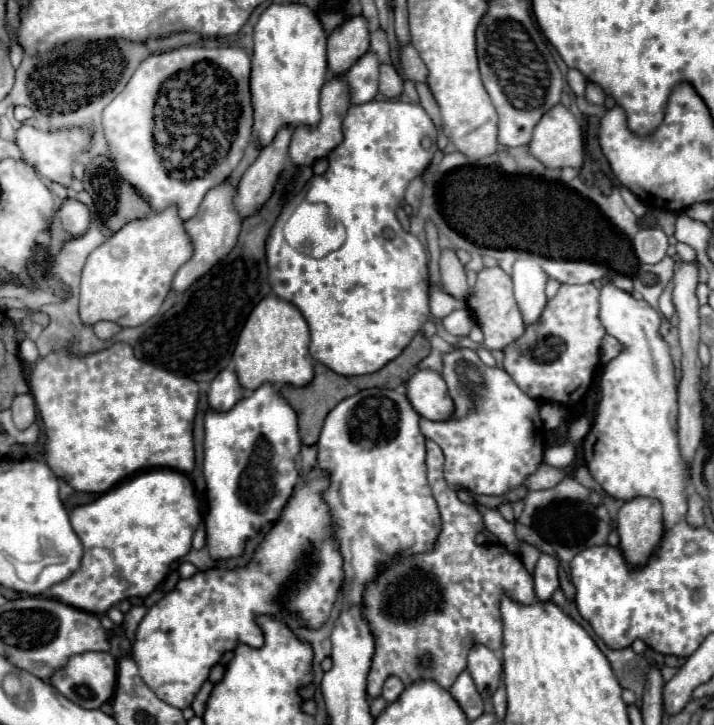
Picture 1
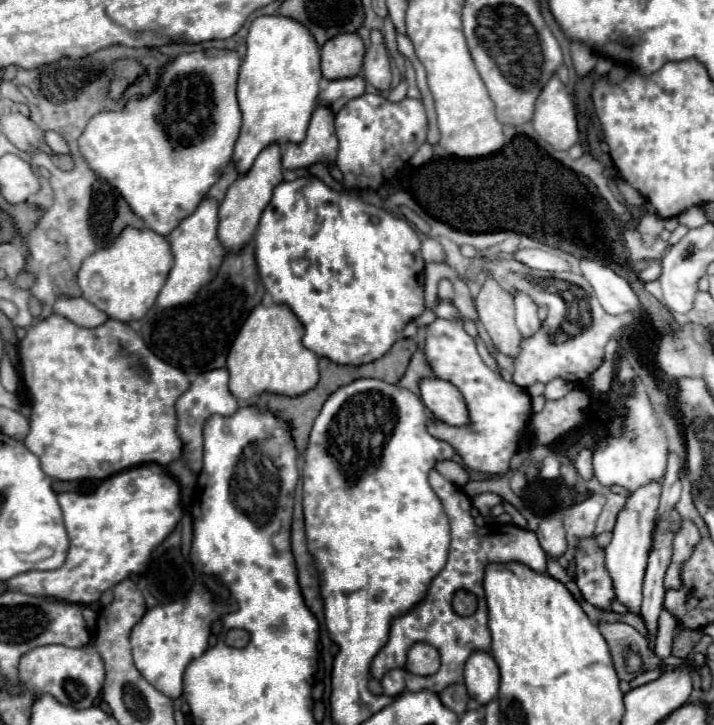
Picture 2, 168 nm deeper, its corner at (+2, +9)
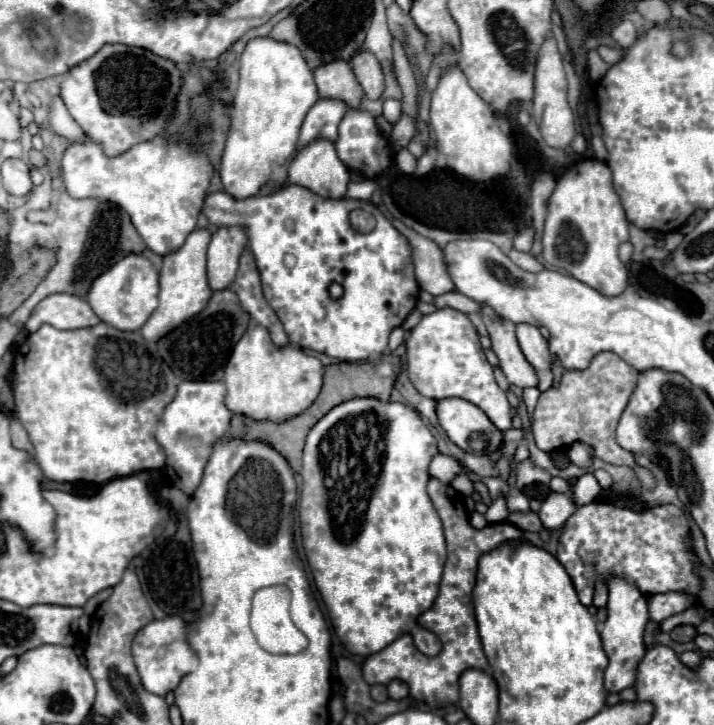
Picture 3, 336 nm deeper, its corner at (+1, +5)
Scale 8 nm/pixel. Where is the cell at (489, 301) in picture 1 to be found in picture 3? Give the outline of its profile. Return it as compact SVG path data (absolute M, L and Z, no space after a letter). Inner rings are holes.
M482 304L482 320L490 334L492 350L496 352L500 360L500 368L504 370L508 382L520 388L538 388L538 374L530 366L530 362L526 362L526 356L518 346L518 340L514 334L516 324L510 322L508 318L494 314L494 310L490 310L490 306L486 304Z

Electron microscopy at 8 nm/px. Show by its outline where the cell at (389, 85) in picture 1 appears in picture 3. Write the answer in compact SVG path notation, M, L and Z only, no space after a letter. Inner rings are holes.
M364 50L352 58L352 68L364 94L370 100L380 98L384 92L384 72L378 58L370 50Z

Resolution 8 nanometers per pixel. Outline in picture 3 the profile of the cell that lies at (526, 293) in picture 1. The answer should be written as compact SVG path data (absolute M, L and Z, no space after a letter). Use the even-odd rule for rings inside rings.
M516 324L516 336L518 336L520 348L522 348L526 360L538 372L538 378L540 378L538 390L542 390L542 392L548 390L552 386L552 370L550 370L552 358L548 352L548 342L540 334L540 330L530 324Z

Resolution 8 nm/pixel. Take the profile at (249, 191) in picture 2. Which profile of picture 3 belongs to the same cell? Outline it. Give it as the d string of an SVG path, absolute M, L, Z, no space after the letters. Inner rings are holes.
M222 226L212 234L208 246L208 280L212 290L232 286L240 256L248 246L246 230L240 226Z

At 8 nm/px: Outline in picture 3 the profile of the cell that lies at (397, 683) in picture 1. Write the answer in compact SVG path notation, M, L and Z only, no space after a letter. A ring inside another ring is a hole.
M392 680L392 682L388 684L388 696L394 698L394 700L406 698L406 696L408 696L408 686L406 686L406 682L402 682L402 680Z

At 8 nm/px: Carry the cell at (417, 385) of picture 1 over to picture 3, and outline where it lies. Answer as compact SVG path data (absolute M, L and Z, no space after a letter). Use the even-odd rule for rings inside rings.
M442 398L436 402L436 414L448 438L466 452L492 454L502 442L502 432L468 400Z

